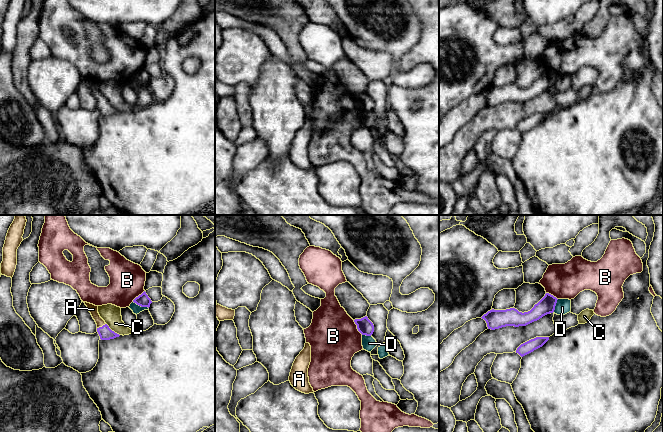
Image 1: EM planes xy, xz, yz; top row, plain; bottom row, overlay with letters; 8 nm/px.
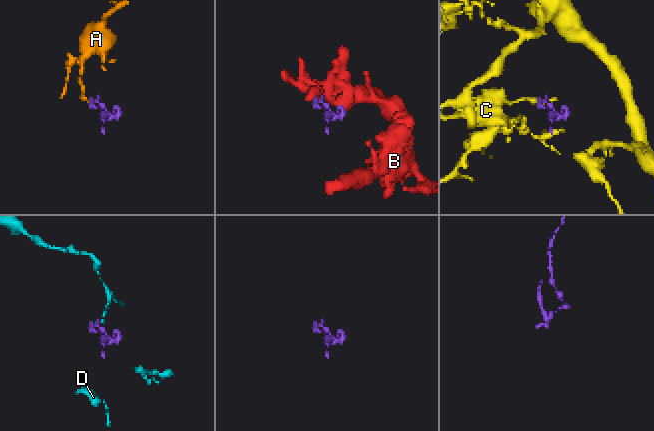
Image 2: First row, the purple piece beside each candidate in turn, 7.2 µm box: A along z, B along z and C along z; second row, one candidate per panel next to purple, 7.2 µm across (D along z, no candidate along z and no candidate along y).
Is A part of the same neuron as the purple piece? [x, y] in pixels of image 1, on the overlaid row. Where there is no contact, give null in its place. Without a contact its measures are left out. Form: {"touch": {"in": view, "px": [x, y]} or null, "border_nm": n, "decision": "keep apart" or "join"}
{"touch": {"in": "xy", "px": [102, 326]}, "border_nm": 80, "decision": "join"}

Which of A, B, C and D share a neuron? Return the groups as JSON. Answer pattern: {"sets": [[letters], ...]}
{"sets": [["A"], ["B"], ["C"], ["D"]]}

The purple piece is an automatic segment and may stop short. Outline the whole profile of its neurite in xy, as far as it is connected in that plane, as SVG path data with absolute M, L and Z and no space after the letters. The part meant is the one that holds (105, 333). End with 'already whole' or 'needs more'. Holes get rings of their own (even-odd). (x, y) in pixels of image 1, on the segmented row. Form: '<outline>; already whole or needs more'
M87 302L84 303L97 324L97 332L101 340L110 340L120 336L119 334L112 331L109 326L105 323L105 321L100 317L98 313L98 306Z; needs more

